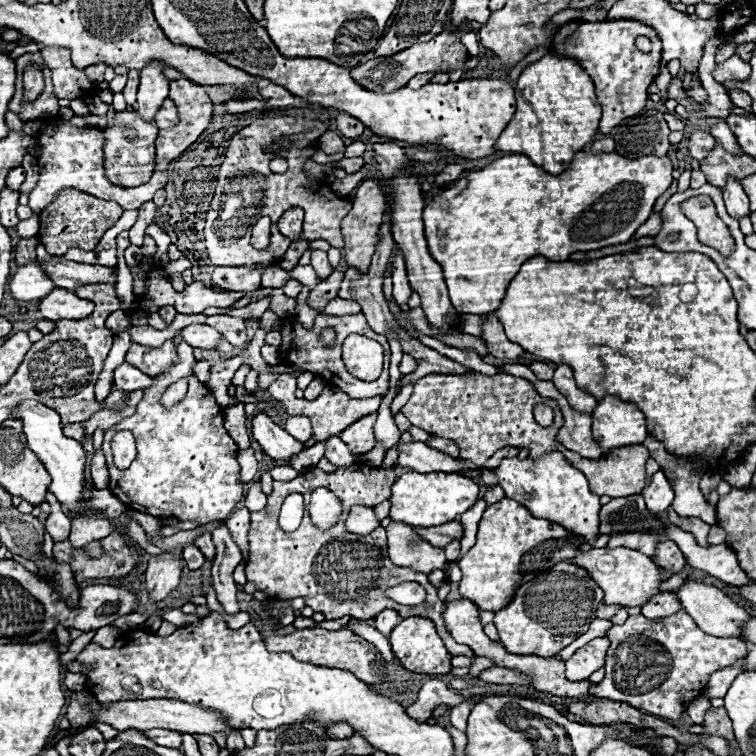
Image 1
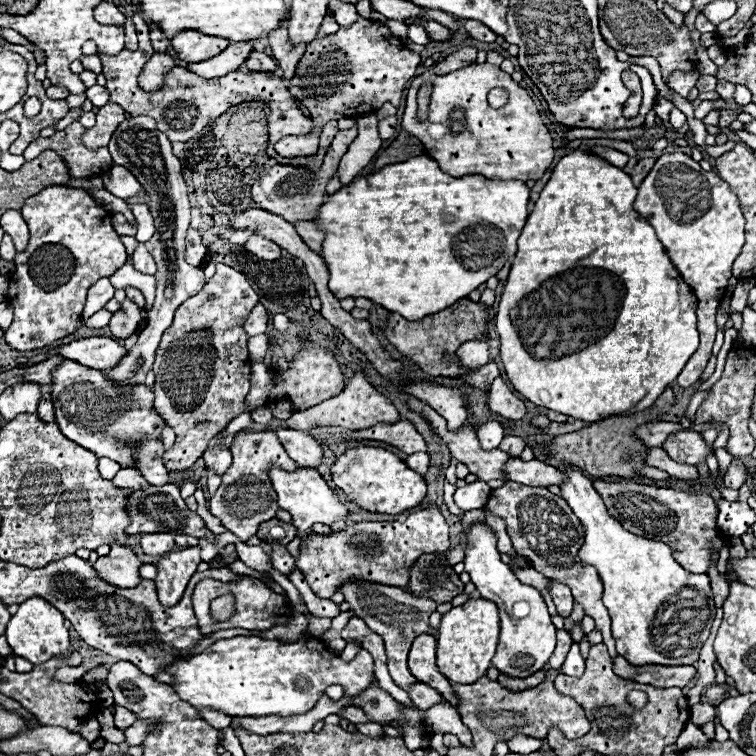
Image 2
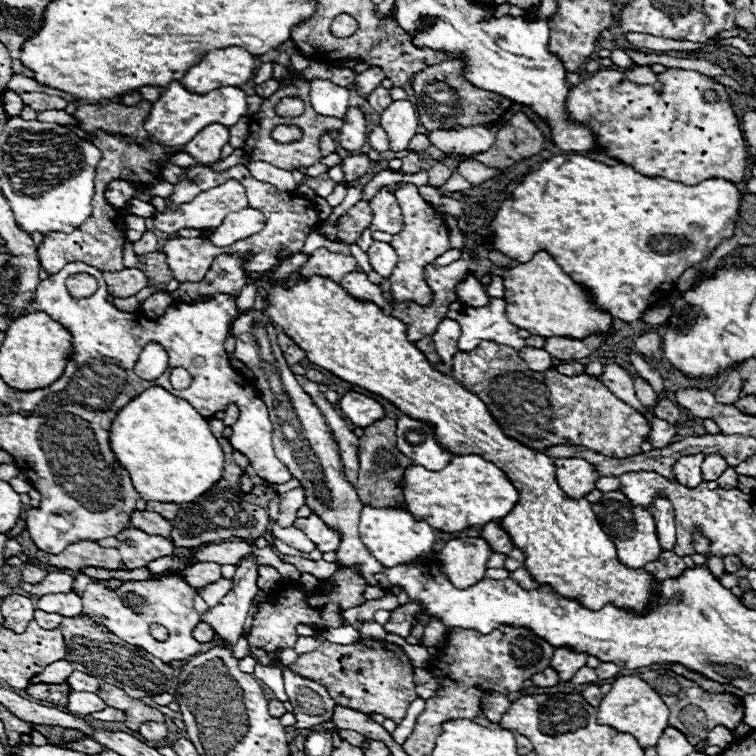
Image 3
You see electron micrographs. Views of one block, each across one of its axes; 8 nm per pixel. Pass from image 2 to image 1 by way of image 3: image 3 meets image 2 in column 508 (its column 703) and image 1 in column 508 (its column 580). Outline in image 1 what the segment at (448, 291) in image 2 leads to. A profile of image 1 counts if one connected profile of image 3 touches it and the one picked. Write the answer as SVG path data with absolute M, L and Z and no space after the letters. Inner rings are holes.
M578 152L574 164L560 176L548 174L524 154L510 154L488 164L484 170L468 172L464 176L466 188L460 194L456 194L456 184L452 184L448 190L434 196L422 214L428 250L444 270L452 306L462 314L482 316L494 312L500 306L510 280L528 258L544 256L552 262L562 262L574 252L600 250L628 242L636 228L650 218L656 198L670 186L672 170L668 156L642 156L630 160L614 152Z

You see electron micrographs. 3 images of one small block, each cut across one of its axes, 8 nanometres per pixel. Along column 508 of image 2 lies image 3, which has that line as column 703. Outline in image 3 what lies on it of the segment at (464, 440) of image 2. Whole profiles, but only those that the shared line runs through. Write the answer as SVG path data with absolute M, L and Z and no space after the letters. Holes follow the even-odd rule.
M692 454L692 456L684 456L680 458L672 470L674 470L674 476L676 476L676 482L682 484L682 486L698 486L702 482L702 472L700 472L700 466L704 462L704 454Z

